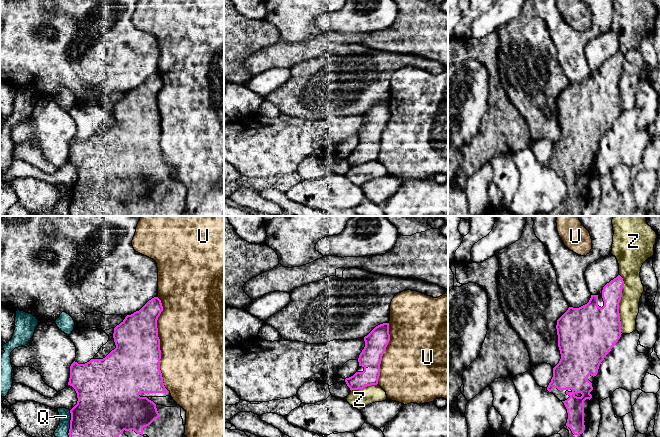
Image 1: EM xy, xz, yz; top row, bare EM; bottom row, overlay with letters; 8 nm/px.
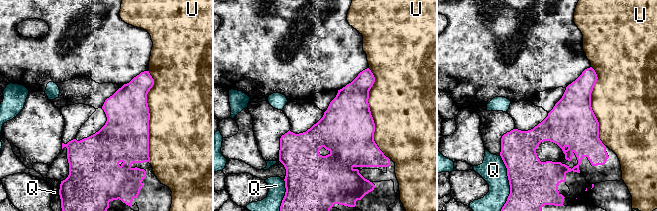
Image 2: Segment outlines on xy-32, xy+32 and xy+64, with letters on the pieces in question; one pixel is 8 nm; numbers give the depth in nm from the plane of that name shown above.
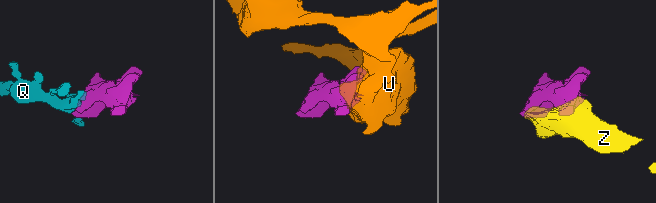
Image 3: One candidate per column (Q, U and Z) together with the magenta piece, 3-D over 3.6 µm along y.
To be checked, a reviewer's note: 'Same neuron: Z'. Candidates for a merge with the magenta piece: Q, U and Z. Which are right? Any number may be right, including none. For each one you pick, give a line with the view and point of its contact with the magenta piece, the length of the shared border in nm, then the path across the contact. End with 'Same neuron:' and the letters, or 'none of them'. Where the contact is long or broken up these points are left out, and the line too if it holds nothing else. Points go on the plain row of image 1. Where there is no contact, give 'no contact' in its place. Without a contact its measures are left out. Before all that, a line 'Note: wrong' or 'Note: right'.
Note: wrong
Same neuron: none of them

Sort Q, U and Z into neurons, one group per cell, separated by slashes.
Q / U / Z

